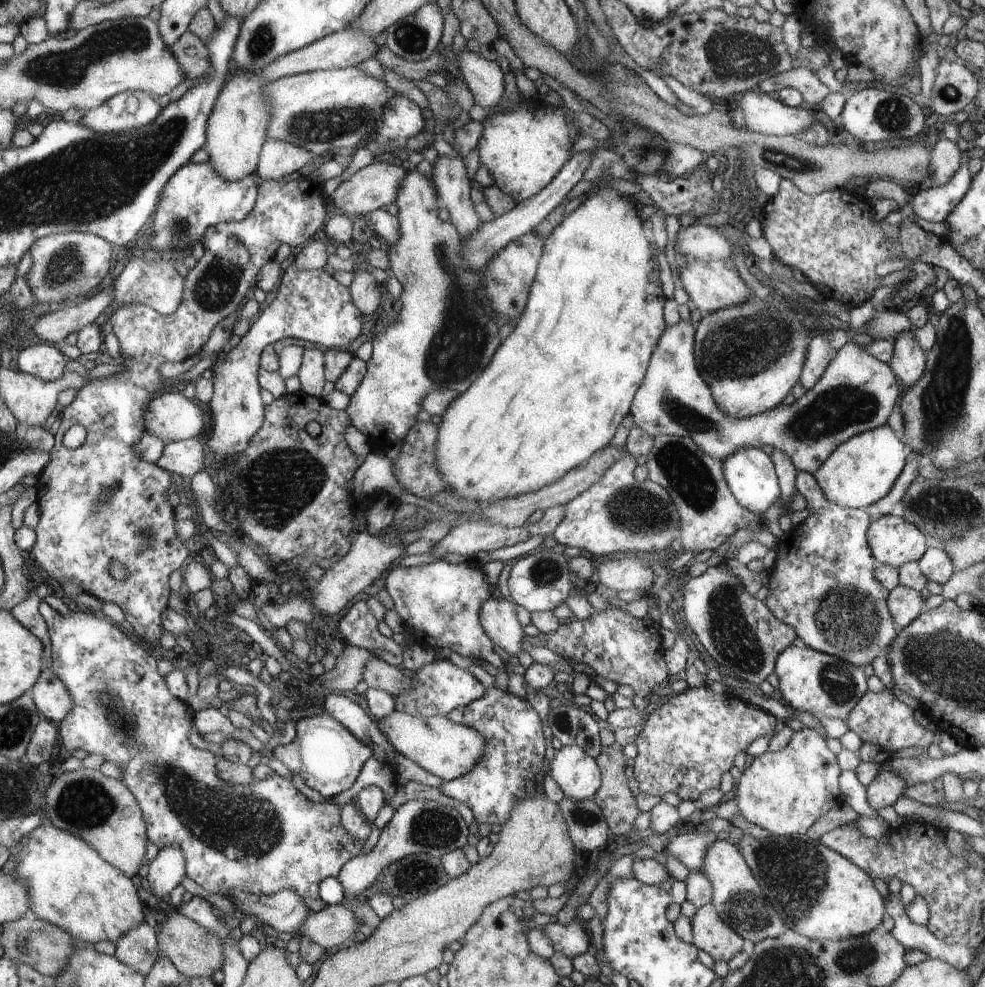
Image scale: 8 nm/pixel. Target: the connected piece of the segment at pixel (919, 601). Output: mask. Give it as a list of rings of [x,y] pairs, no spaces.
[[[902,584],[894,590],[889,590],[887,602],[898,630],[908,626],[926,610],[922,595]]]

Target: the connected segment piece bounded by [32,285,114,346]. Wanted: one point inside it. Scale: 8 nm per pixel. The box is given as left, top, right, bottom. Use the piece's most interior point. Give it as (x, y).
(53, 328)

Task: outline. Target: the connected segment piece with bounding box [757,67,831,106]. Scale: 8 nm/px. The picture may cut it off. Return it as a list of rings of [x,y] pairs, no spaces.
[[[799,67],[767,78],[760,82],[757,88],[775,97],[784,88],[795,88],[808,104],[814,104],[814,106],[819,106],[820,102],[831,93],[828,86],[818,79],[818,75],[806,67]]]

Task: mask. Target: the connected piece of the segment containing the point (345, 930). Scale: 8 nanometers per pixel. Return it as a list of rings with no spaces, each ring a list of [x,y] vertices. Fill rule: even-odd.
[[[344,903],[327,905],[320,912],[308,914],[307,920],[294,935],[308,938],[331,953],[354,943],[358,924],[358,918]]]

